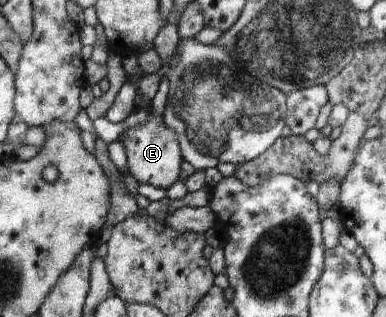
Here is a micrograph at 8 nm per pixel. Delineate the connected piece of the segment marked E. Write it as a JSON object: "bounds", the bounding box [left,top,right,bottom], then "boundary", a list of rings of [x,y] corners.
{"bounds":[122,110,184,191],"boundary":[[[151,110],[147,122],[125,130],[122,137],[123,146],[127,151],[128,174],[132,175],[134,180],[163,188],[165,191],[177,182],[184,158],[180,150],[179,138],[164,124],[162,116],[158,116]]]}

